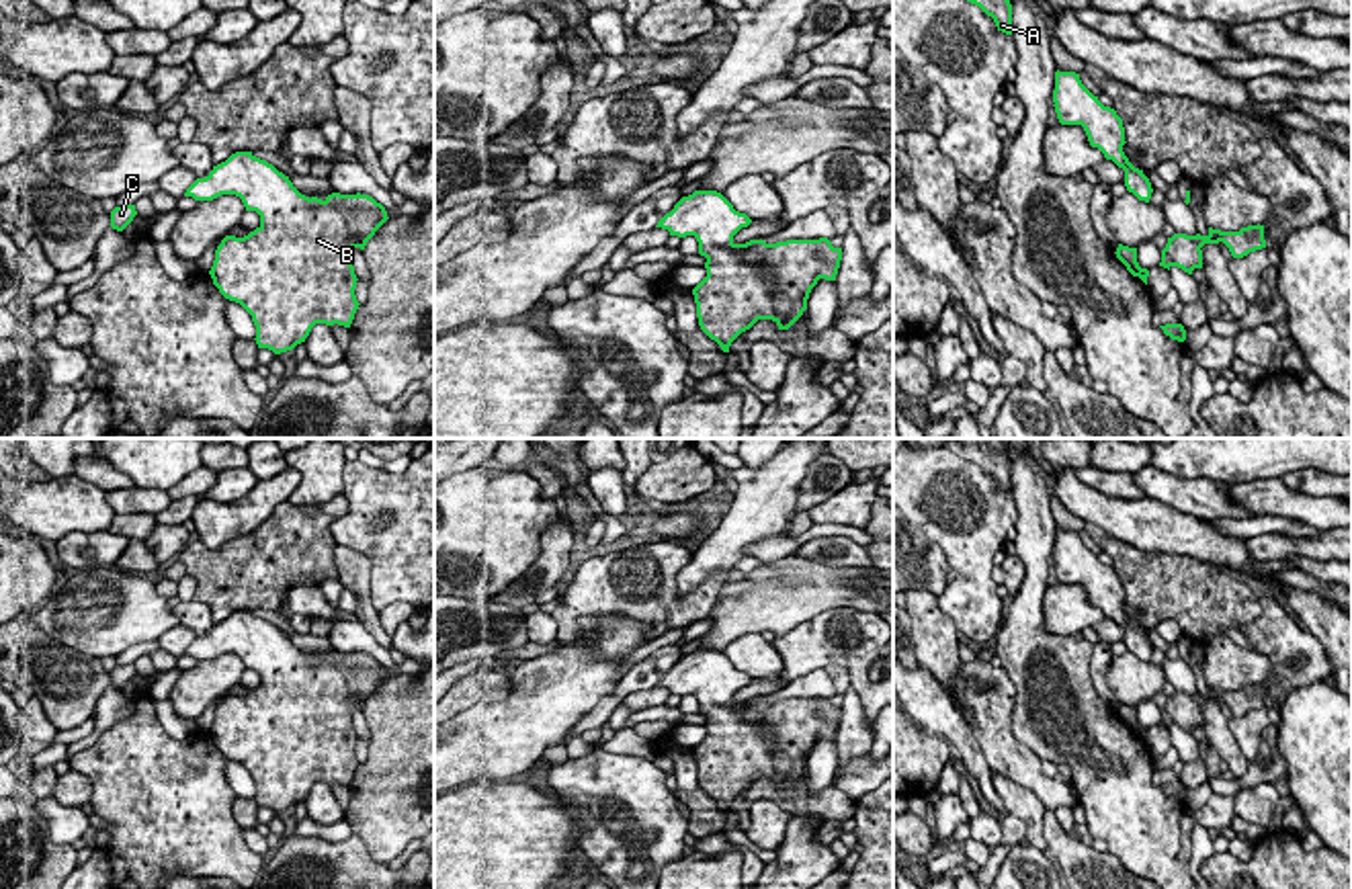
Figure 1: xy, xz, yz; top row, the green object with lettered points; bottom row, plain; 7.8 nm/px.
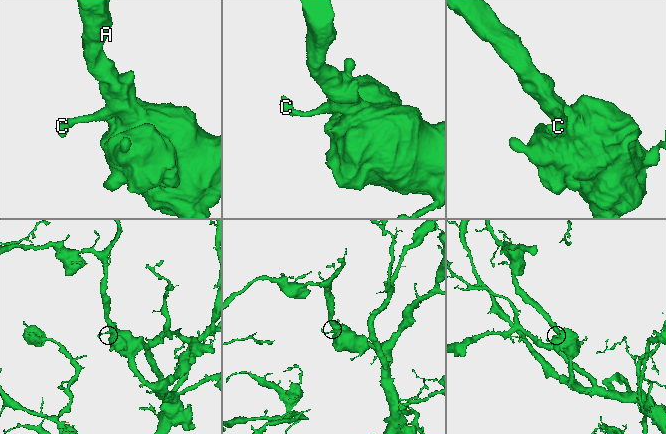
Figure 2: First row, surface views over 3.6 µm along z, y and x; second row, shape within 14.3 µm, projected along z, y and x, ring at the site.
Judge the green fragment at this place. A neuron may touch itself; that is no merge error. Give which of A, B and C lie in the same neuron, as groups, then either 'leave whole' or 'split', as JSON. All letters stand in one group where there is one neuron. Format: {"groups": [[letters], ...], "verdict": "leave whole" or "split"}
{"groups": [["A", "B", "C"]], "verdict": "leave whole"}

